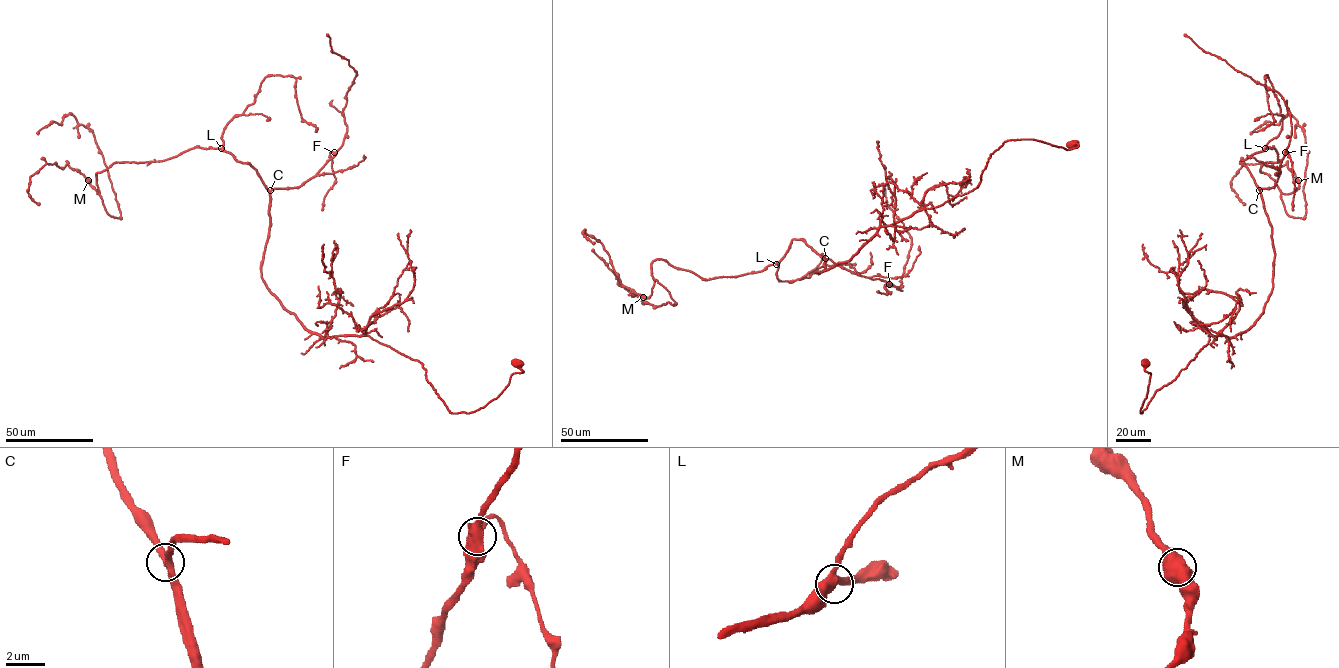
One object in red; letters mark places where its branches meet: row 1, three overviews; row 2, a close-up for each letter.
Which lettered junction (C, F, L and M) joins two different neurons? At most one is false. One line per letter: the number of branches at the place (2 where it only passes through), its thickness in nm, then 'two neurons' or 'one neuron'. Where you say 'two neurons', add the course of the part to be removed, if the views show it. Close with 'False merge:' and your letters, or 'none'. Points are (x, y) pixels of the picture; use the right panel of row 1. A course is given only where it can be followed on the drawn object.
C: 3 branches meet; 400 nm thick; one neuron
F: 2 branches meet; 550 nm thick; one neuron
L: 3 branches meet; 440 nm thick; one neuron
M: 2 branches meet; 1000 nm thick; one neuron
False merge: none

